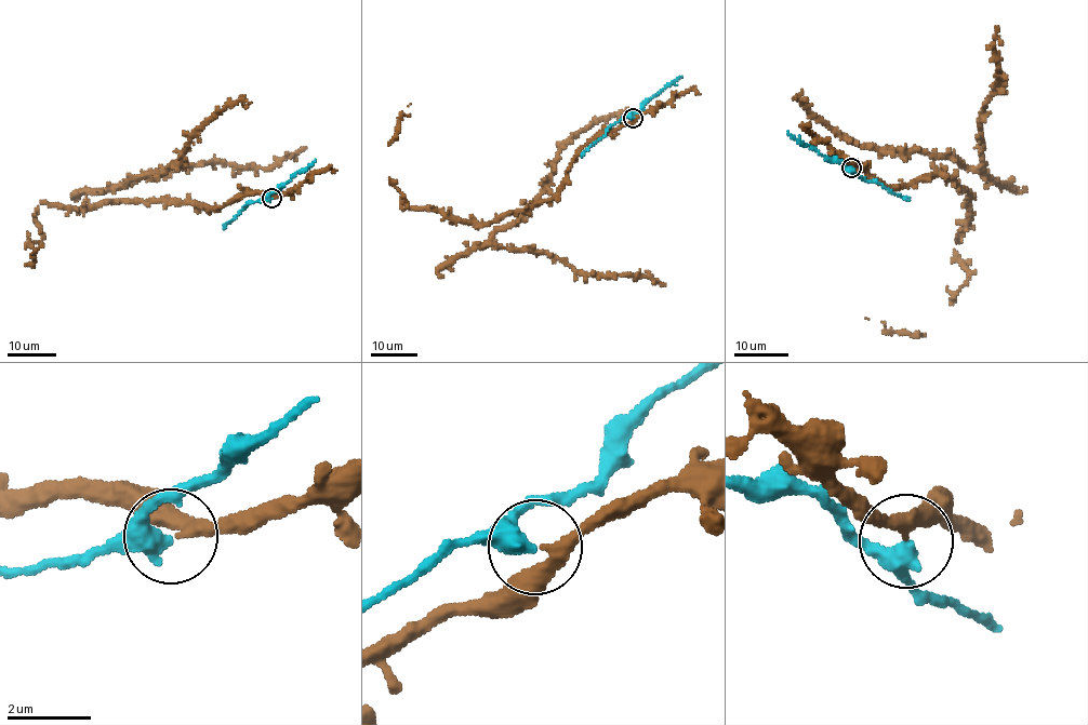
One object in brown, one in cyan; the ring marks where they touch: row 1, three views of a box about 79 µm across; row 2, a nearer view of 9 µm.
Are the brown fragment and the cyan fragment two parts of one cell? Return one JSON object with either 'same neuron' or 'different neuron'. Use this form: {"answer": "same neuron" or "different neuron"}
{"answer": "different neuron"}

